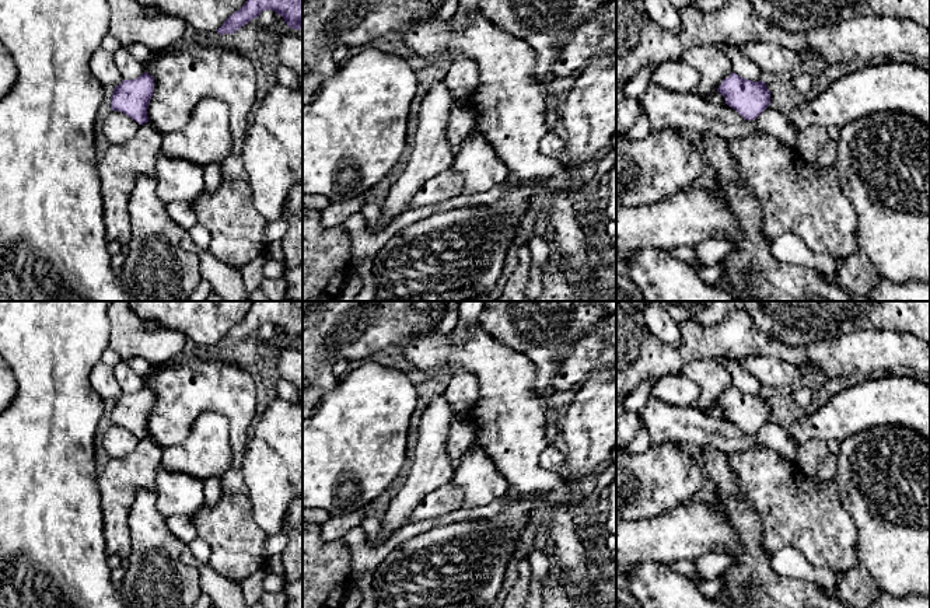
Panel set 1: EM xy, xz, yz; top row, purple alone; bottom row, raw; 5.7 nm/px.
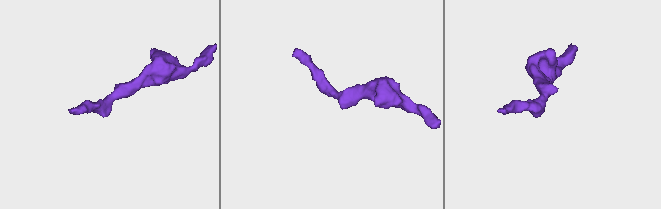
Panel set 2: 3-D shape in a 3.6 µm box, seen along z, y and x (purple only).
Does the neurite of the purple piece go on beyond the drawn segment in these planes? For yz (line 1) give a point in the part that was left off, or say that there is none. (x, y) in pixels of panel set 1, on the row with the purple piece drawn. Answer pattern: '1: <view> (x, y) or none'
1: none

